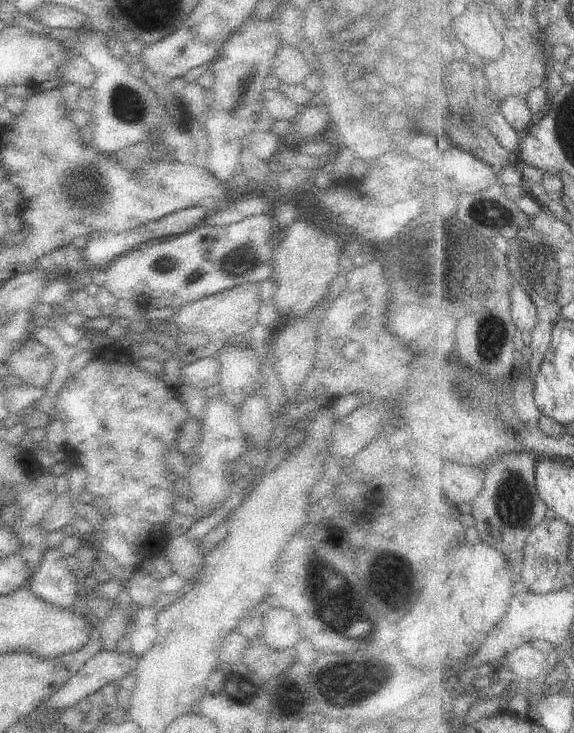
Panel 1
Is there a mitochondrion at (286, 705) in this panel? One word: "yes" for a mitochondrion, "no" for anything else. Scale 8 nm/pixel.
no

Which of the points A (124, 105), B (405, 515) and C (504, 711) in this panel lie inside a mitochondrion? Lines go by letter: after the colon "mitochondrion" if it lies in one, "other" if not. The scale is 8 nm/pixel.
A: mitochondrion
B: other
C: other

